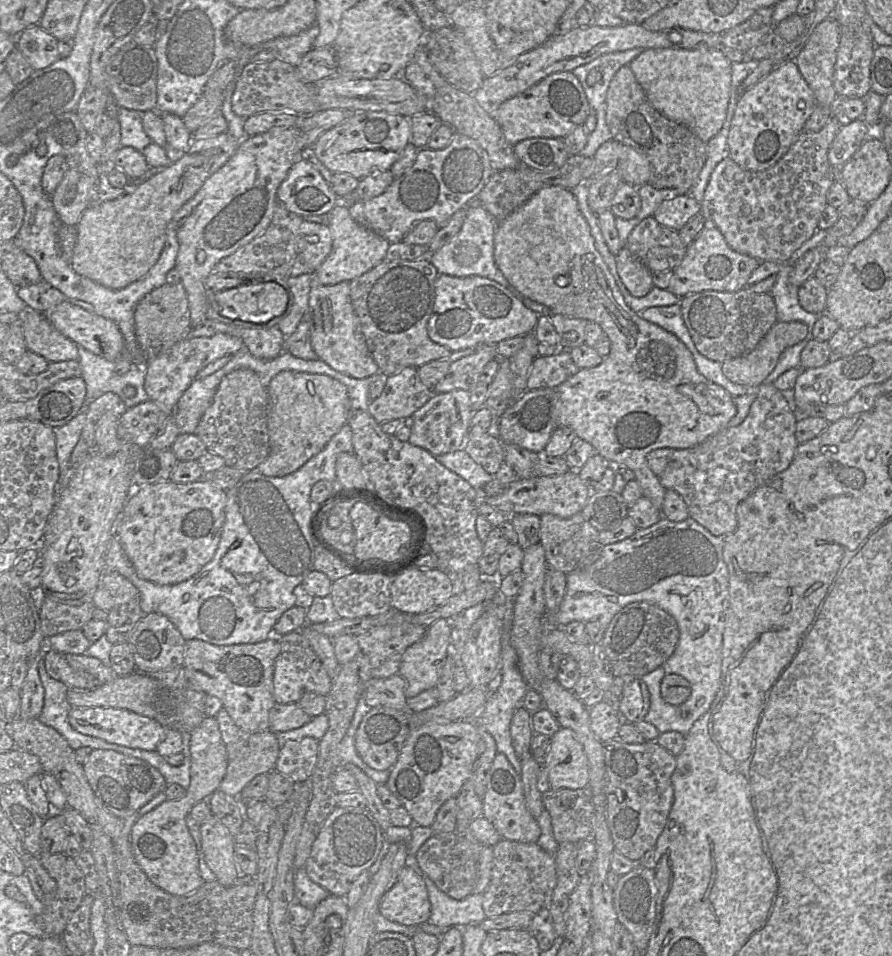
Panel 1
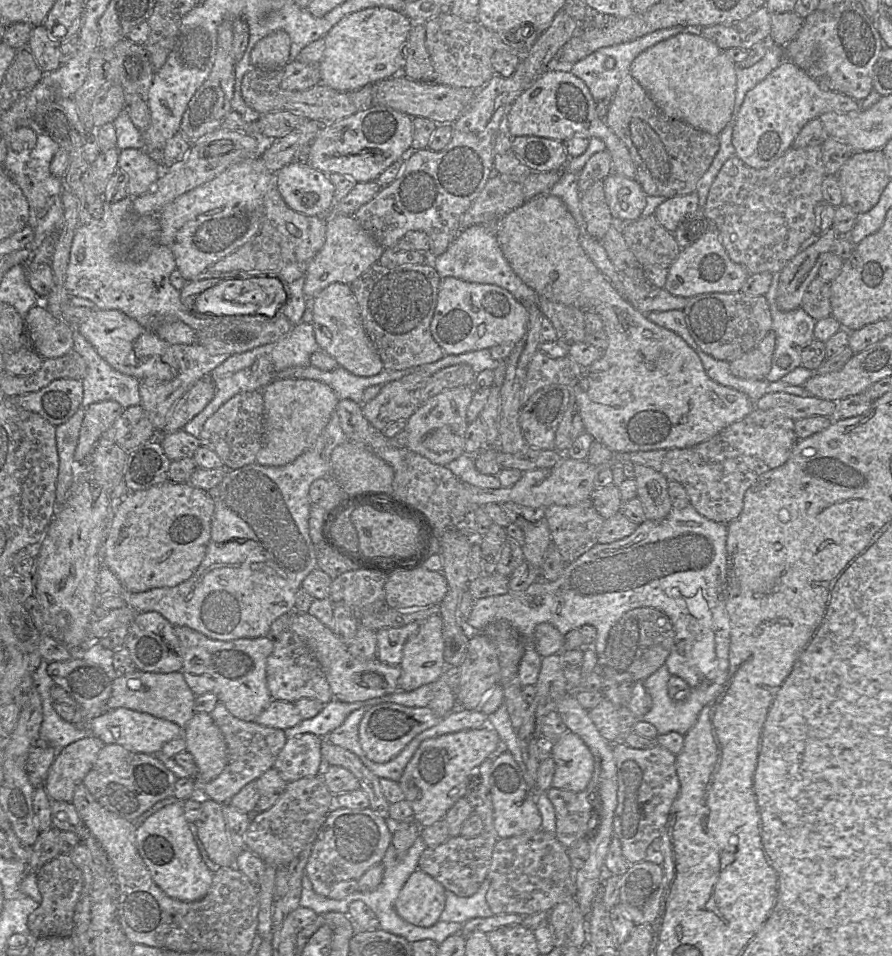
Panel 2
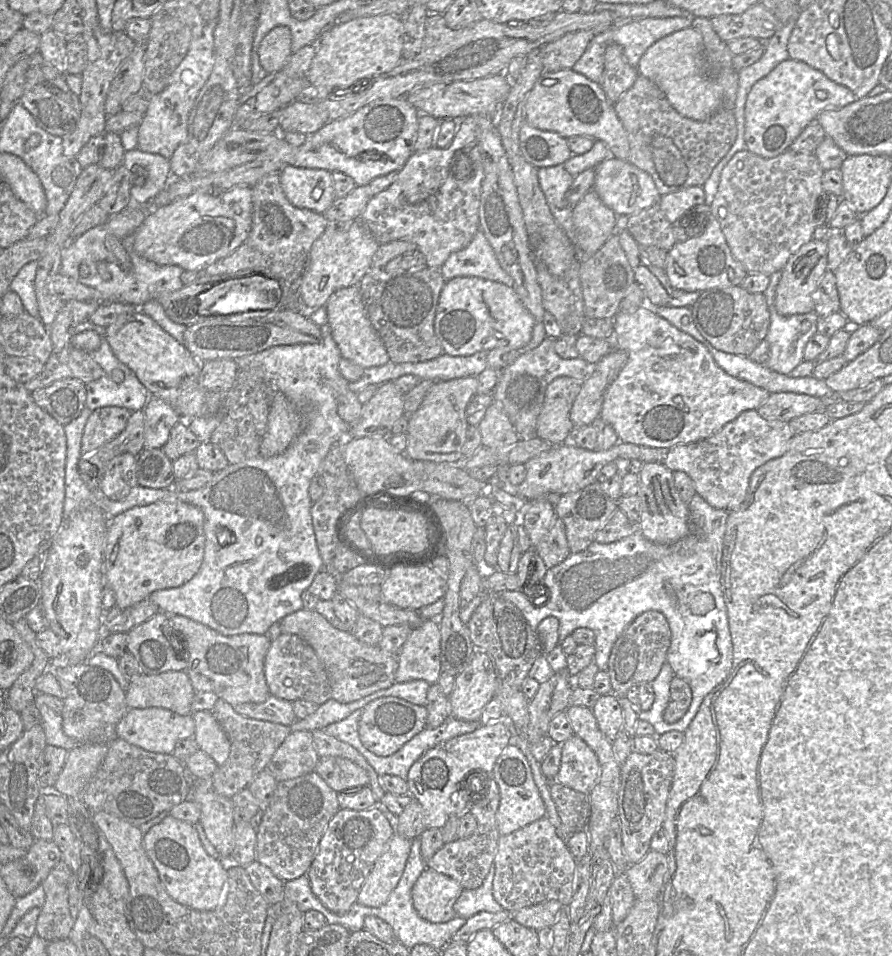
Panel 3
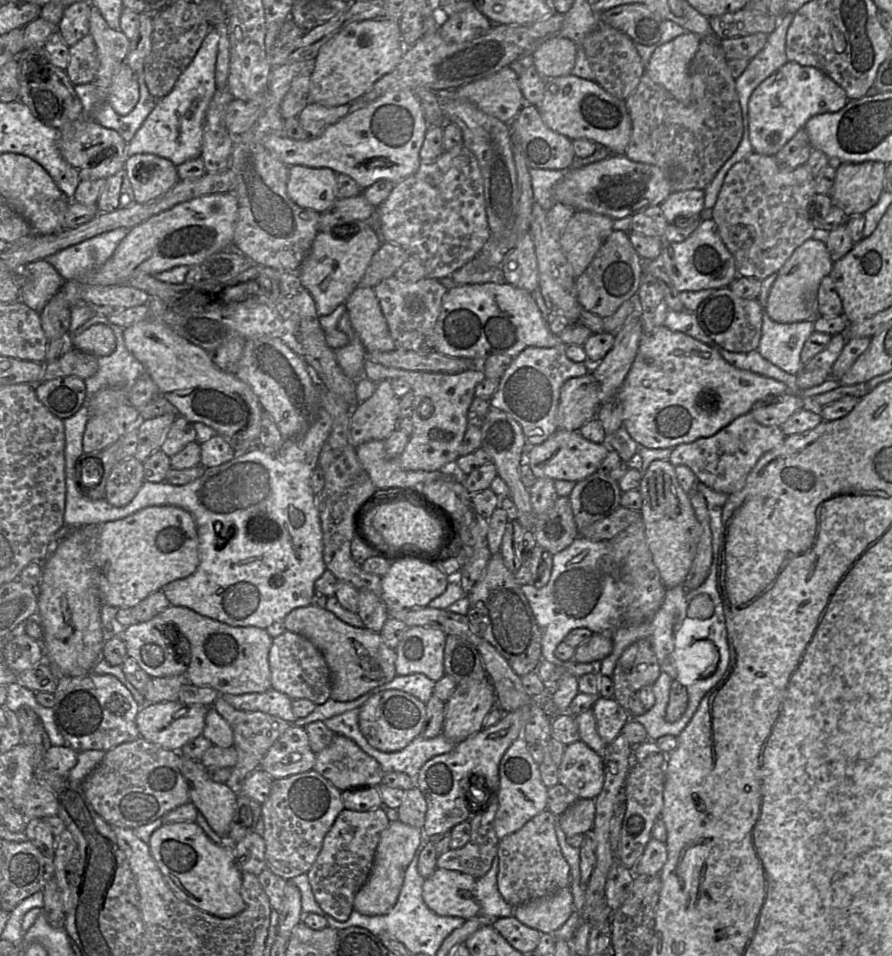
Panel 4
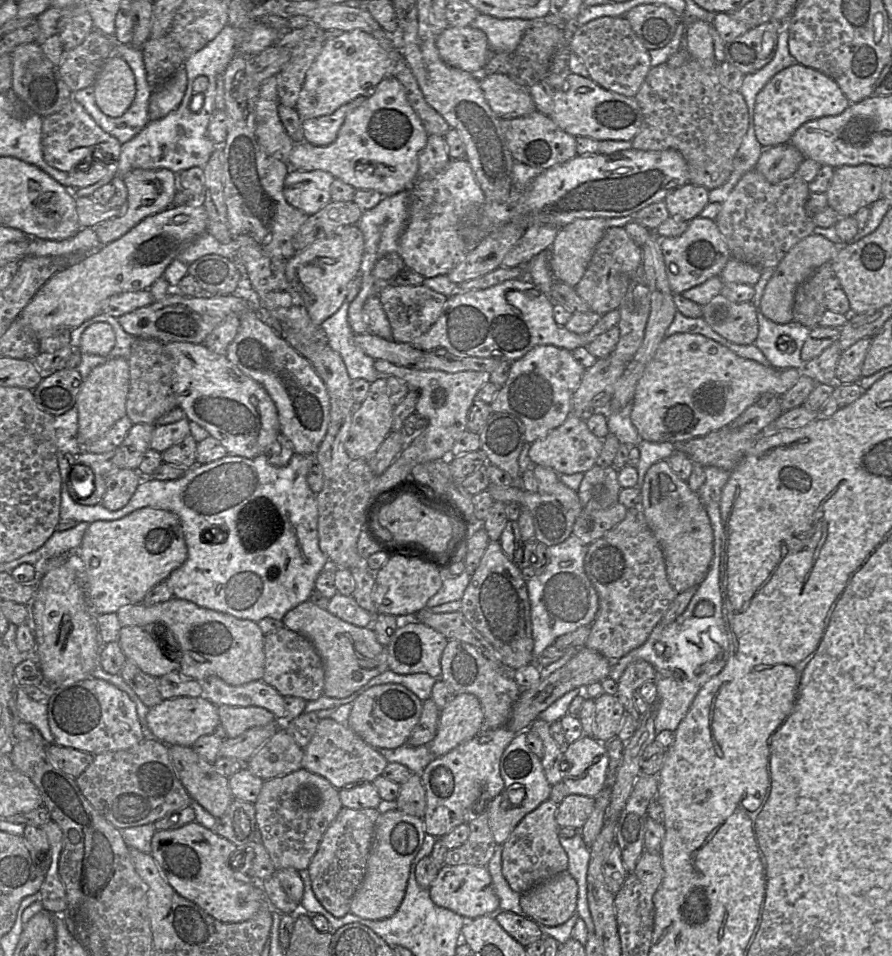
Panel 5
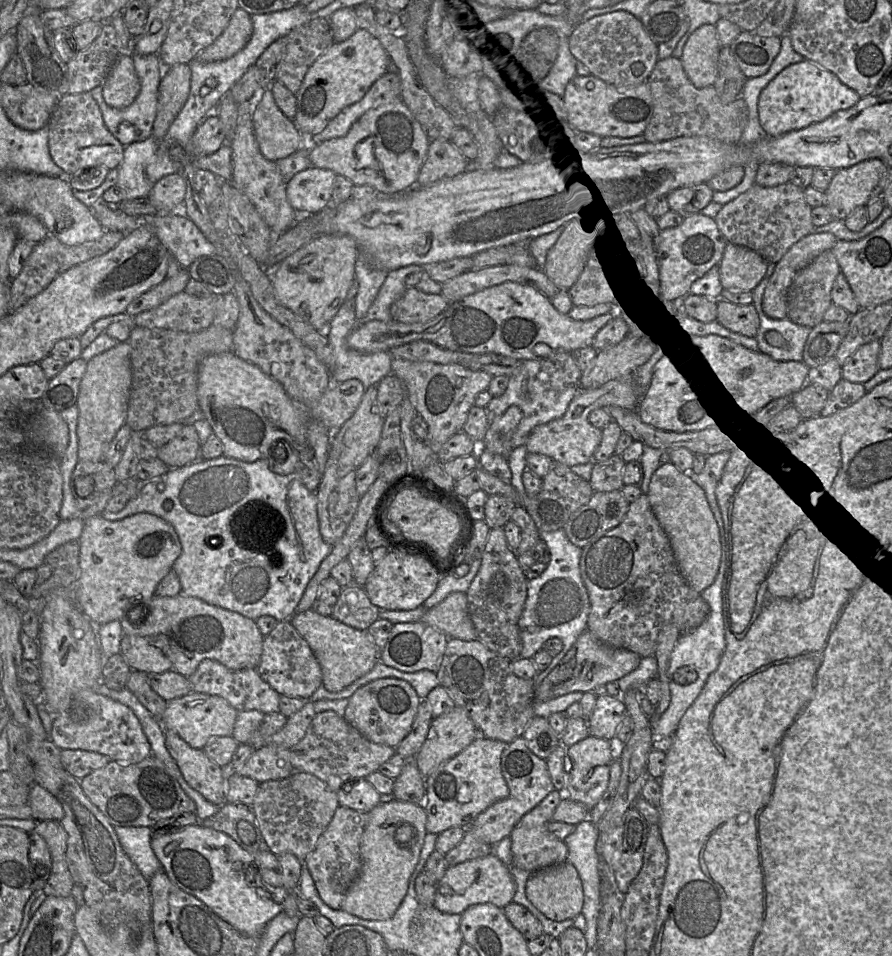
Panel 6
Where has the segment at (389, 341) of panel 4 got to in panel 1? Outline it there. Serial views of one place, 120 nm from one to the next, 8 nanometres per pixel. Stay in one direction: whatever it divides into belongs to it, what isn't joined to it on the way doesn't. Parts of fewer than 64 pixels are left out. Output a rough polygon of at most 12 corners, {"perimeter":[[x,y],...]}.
{"perimeter":[[313,275],[306,321],[318,358],[355,379],[379,372],[348,281]]}

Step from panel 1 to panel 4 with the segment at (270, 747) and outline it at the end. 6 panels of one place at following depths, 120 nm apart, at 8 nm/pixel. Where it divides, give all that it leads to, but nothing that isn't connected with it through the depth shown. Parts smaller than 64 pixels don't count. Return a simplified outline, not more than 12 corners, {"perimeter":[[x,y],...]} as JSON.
{"perimeter":[[221,695],[211,707],[233,731],[238,759],[226,783],[238,787],[260,768],[291,724],[245,712]]}

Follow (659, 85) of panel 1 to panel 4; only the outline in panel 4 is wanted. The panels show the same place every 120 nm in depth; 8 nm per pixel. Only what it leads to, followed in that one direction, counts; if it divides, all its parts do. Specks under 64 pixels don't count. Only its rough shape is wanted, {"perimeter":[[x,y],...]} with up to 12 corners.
{"perimeter":[[692,32],[658,46],[645,73],[684,105],[689,65],[701,38]]}

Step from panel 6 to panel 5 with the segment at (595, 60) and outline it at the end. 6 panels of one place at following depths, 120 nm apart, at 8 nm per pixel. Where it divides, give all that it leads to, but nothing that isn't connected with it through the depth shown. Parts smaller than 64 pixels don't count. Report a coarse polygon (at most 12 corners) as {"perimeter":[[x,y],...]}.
{"perimeter":[[625,16],[578,27],[567,48],[627,97],[652,67]]}

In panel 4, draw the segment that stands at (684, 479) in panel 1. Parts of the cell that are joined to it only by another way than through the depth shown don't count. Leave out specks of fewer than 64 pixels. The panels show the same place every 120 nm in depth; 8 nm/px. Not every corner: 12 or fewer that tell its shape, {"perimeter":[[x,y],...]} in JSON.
{"perimeter":[[747,412],[668,461],[730,495],[785,434]]}

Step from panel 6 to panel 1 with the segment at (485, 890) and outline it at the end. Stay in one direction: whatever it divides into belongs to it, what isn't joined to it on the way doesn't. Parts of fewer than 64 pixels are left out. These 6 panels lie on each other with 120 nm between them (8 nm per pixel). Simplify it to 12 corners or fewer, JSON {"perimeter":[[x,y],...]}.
{"perimeter":[[405,866],[379,912],[406,926],[428,922],[423,878]]}

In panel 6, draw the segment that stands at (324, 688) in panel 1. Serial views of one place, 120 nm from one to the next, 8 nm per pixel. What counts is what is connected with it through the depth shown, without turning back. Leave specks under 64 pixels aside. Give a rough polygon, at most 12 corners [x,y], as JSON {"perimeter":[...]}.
{"perimeter":[[289,620],[264,637],[257,671],[280,696],[310,700],[322,671]]}

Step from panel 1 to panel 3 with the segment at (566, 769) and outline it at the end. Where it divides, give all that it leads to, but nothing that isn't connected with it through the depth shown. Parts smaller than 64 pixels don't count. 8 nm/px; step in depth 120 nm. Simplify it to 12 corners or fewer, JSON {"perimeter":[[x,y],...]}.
{"perimeter":[[573,735],[555,781],[589,794],[600,776],[594,751]]}

